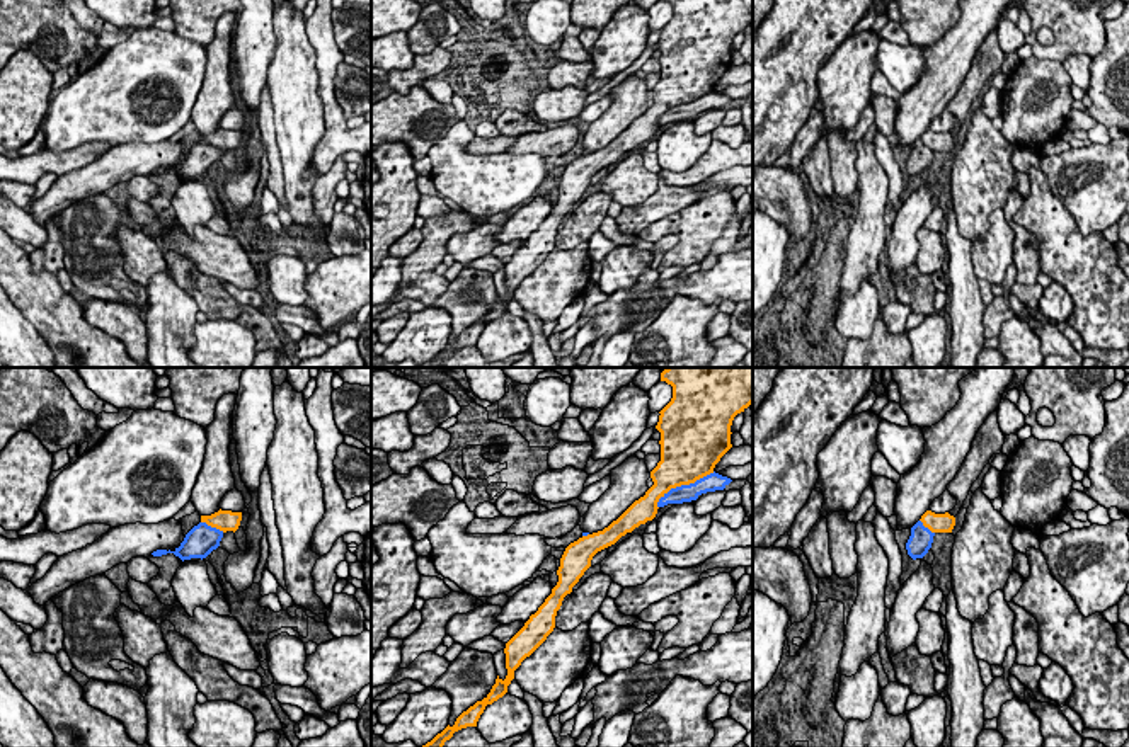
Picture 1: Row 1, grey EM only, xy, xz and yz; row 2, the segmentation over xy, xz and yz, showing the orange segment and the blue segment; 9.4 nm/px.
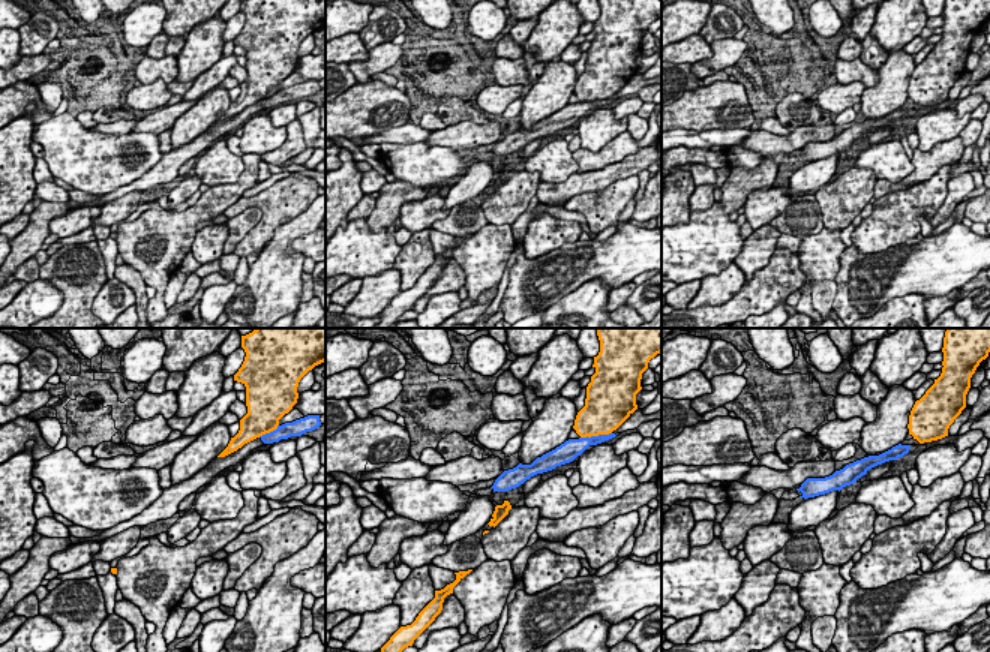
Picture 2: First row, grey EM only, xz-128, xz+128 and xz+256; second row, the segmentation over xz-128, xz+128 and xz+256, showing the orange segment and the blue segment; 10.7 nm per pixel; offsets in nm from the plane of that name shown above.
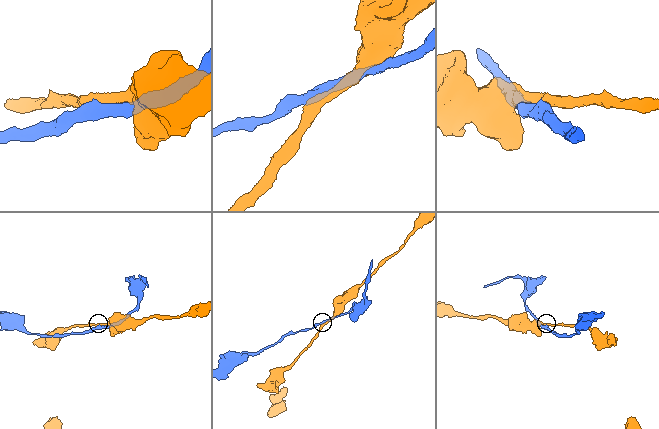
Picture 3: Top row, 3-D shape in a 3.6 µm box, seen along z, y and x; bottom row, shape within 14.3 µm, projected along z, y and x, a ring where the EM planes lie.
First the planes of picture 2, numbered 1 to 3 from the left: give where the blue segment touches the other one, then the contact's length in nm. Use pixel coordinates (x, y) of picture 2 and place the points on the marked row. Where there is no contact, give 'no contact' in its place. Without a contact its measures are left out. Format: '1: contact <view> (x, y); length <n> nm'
1: contact xz-128 (269, 432); length 260 nm
2: contact xz+128 (596, 435); length 340 nm
3: no contact

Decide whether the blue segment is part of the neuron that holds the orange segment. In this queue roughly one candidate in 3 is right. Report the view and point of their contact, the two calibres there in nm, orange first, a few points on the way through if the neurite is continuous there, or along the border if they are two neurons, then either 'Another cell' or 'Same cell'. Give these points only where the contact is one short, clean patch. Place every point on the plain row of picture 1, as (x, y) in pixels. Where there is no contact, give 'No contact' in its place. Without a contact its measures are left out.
Touches orange at xz (683, 102). Thickness 480 nm (orange) against 160 nm. Another cell

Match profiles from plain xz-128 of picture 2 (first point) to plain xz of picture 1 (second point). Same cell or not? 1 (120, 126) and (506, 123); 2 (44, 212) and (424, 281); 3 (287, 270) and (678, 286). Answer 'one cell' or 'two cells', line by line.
1: two cells
2: two cells
3: two cells

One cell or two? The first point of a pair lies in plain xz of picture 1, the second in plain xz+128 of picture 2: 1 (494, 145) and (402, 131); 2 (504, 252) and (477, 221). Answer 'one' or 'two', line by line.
1: one
2: one

